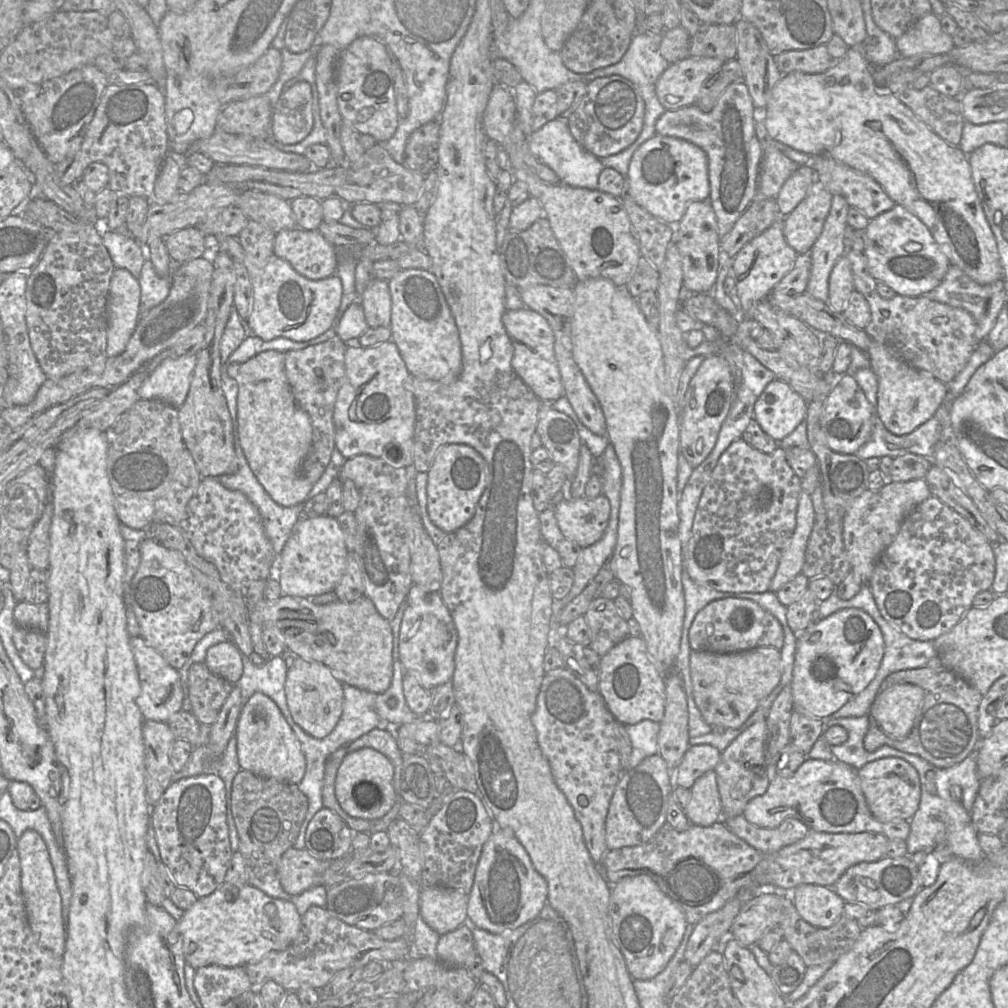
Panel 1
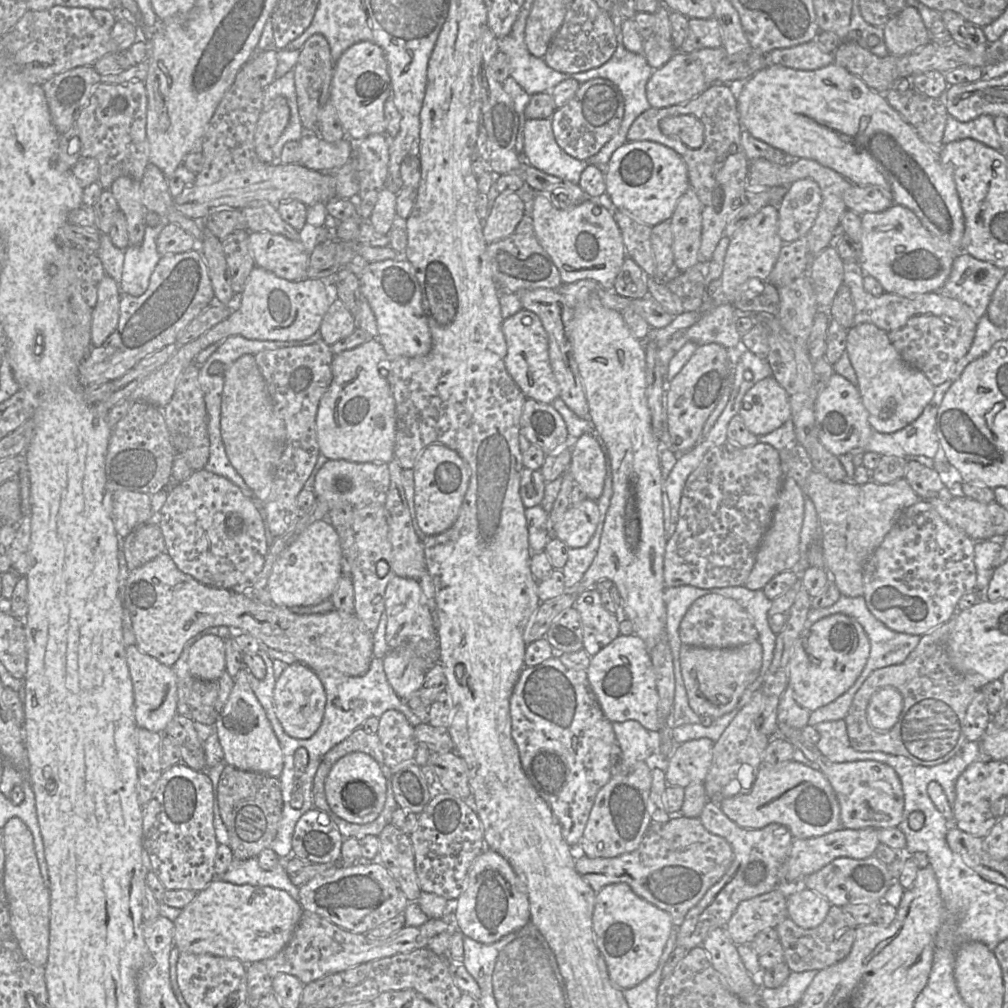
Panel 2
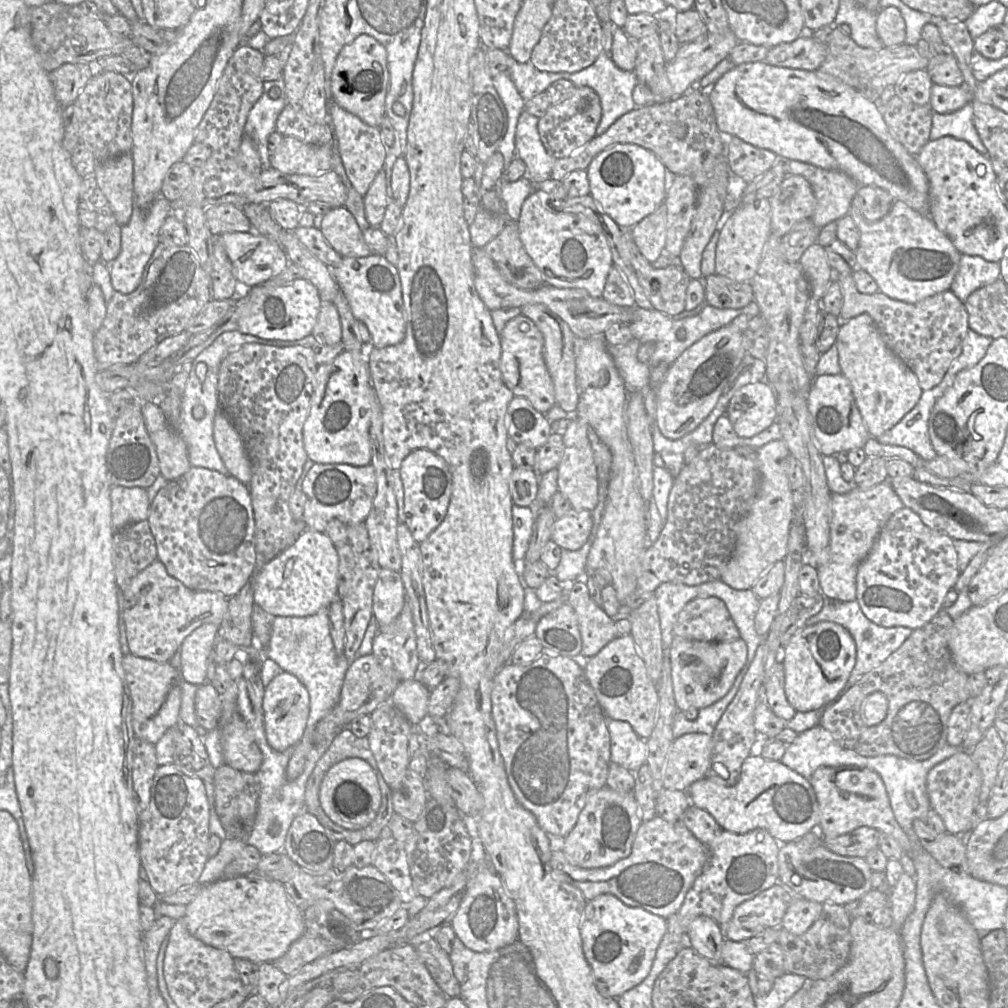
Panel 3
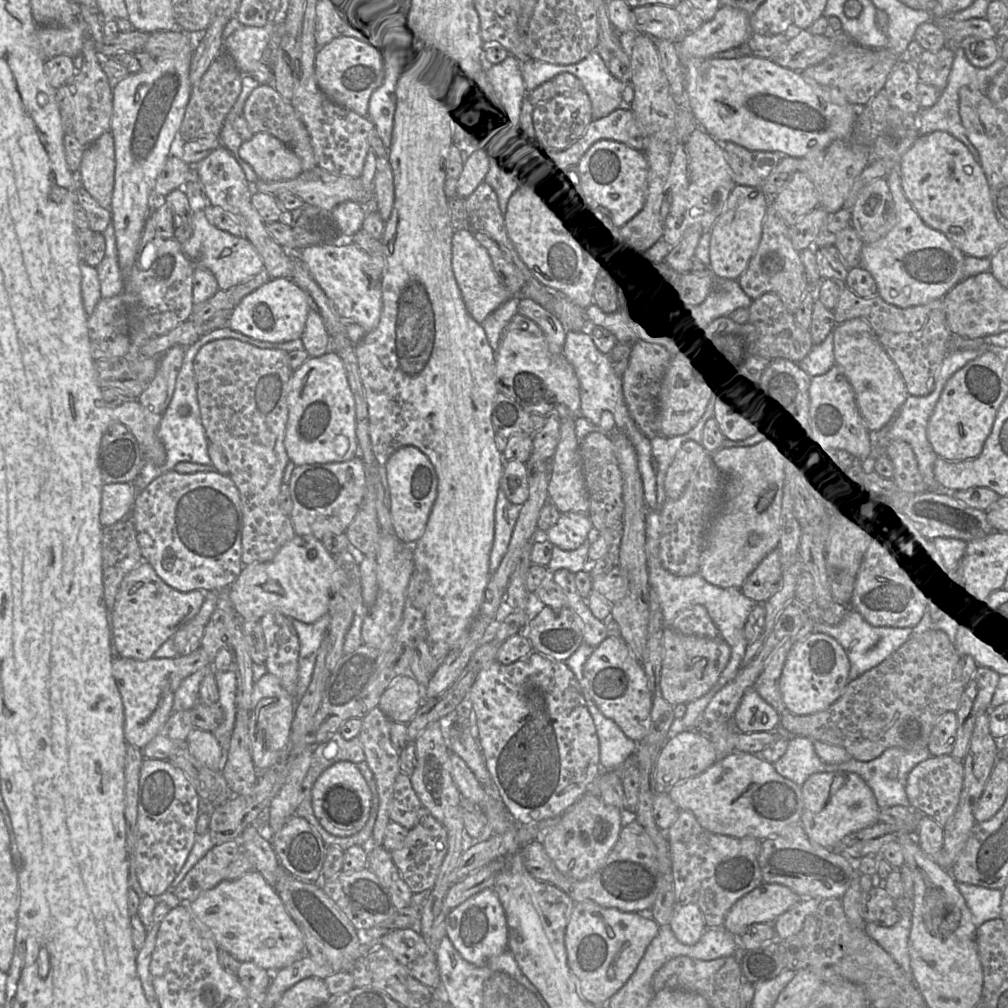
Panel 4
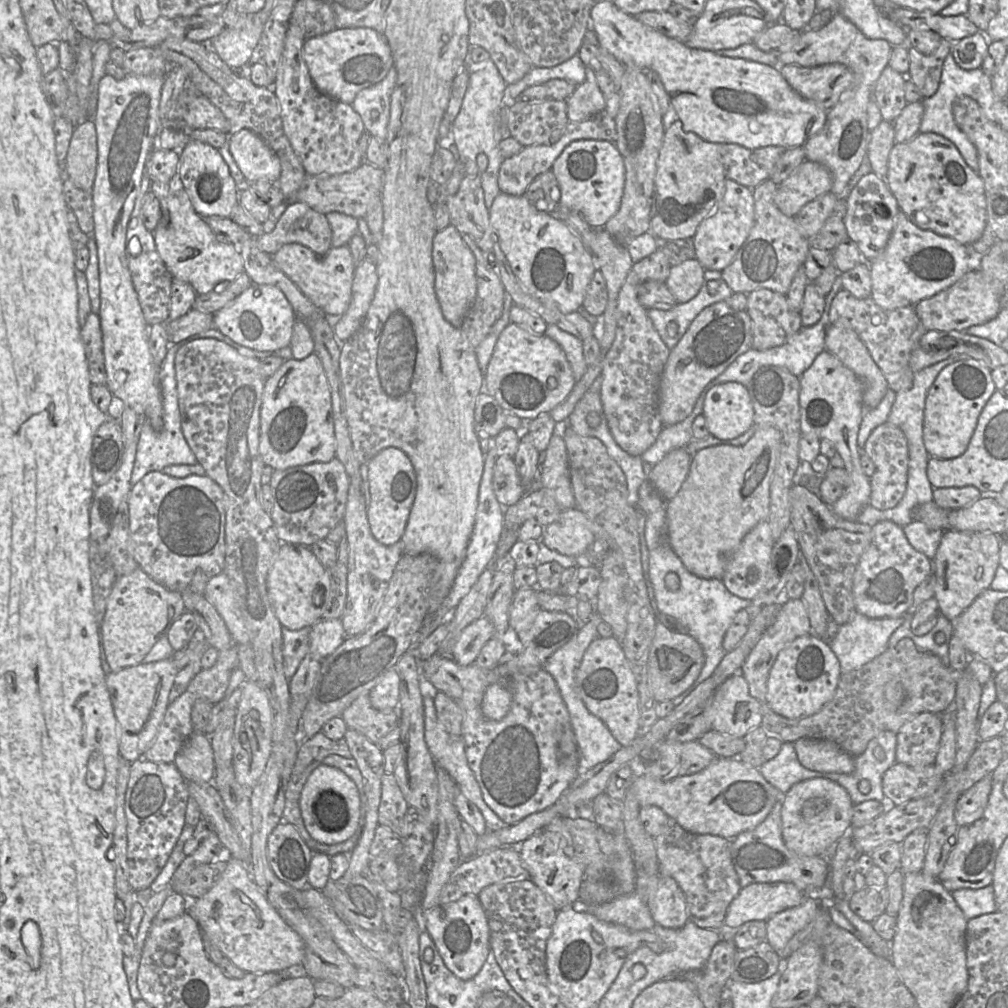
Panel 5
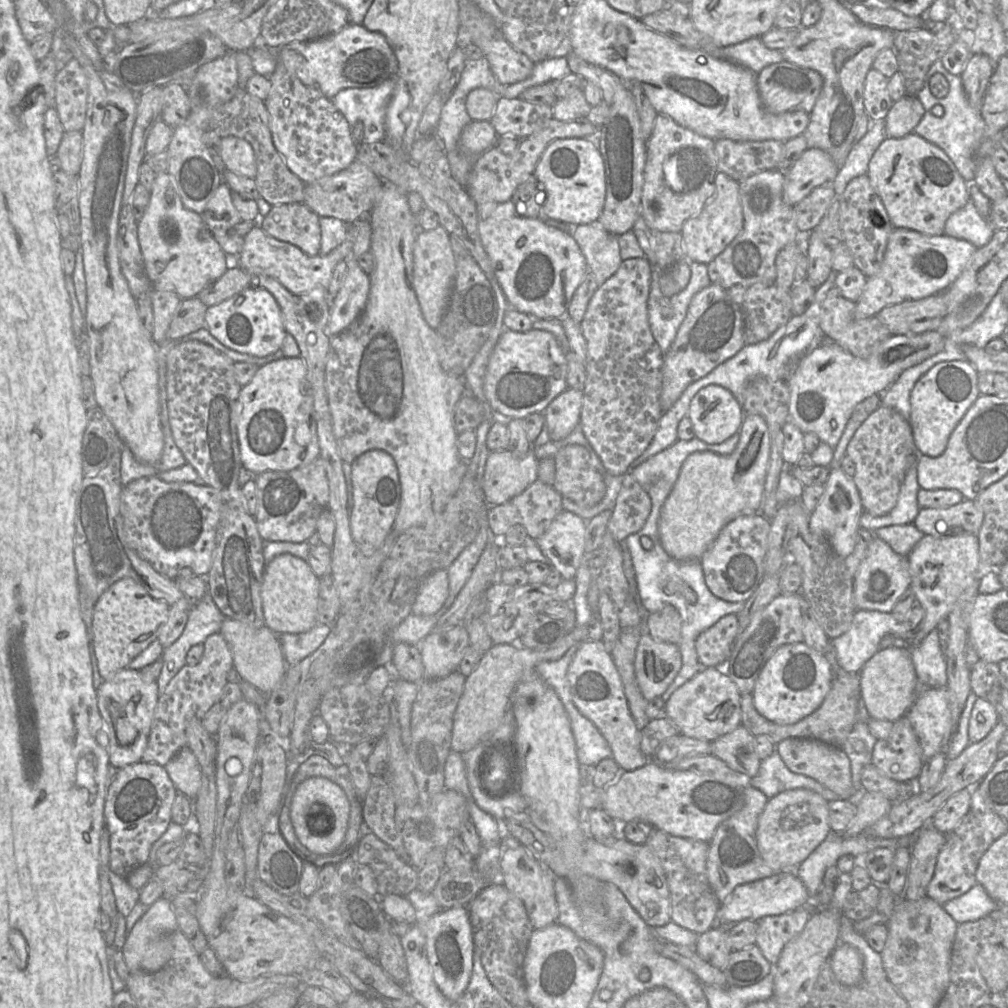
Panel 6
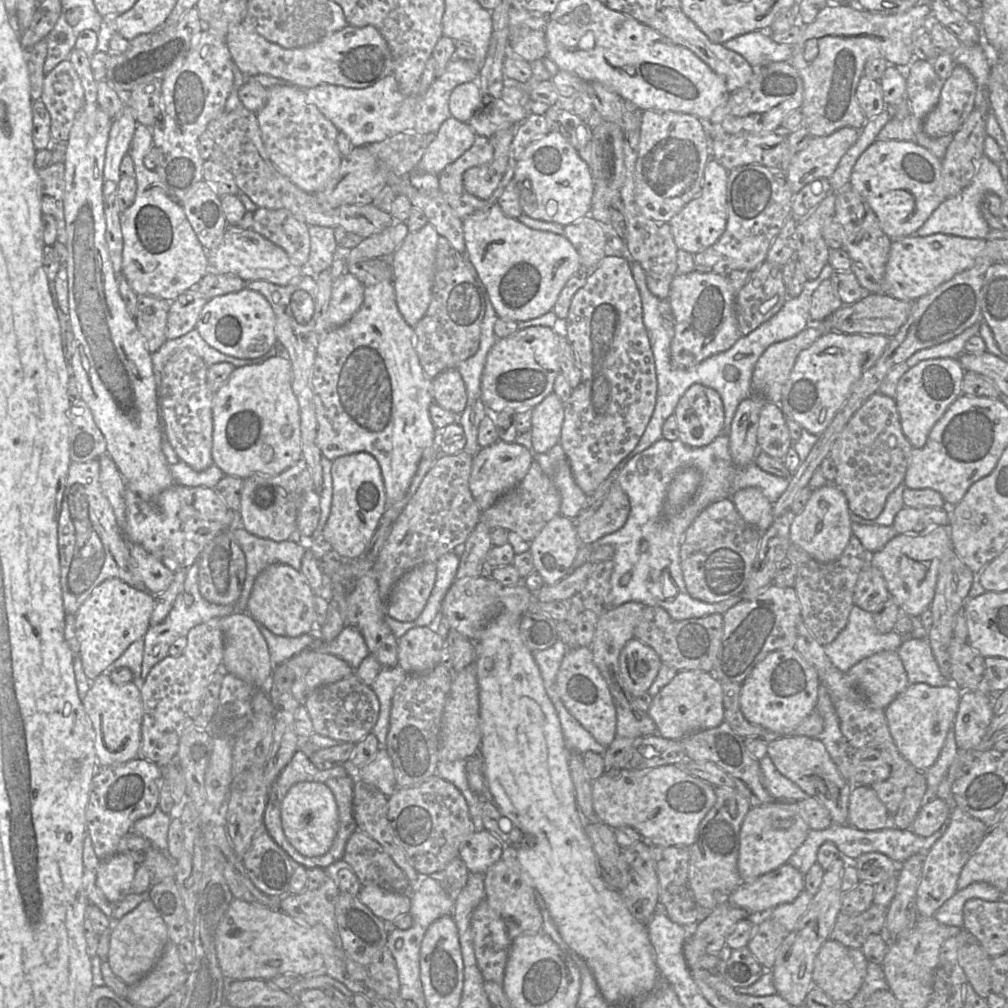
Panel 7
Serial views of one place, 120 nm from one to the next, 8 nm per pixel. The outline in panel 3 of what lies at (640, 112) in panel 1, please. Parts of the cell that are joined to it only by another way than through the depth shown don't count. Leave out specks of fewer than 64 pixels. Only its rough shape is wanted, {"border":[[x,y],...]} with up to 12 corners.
{"border":[[576,87],[539,118],[546,151],[571,156],[596,136],[597,93]]}

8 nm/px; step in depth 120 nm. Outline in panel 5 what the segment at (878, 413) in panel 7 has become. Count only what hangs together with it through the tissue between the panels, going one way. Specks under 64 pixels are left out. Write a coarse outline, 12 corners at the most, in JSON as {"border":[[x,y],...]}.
{"border":[[887,421],[861,450],[875,465],[869,506],[895,507],[907,486],[904,433]]}

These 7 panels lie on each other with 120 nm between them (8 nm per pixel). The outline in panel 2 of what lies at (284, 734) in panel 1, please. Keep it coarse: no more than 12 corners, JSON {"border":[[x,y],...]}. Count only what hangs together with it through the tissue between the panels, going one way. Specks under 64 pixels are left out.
{"border":[[242,668],[214,724],[224,761],[279,778],[280,743]]}

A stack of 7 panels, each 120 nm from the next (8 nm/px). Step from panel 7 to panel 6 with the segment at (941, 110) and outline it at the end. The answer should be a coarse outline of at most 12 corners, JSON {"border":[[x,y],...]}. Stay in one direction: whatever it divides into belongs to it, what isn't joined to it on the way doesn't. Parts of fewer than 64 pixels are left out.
{"border":[[973,54],[960,74],[971,102],[982,102],[995,69]]}

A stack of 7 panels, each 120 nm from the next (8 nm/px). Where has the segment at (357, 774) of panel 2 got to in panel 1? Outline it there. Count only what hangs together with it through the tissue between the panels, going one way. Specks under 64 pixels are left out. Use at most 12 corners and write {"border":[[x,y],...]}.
{"border":[[361,748],[342,761],[335,794],[351,817],[377,820],[395,804],[394,770]]}

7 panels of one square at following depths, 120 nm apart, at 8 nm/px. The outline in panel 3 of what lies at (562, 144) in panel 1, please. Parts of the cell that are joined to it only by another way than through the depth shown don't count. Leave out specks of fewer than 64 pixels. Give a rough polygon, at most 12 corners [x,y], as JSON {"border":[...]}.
{"border":[[524,110],[517,157],[533,182],[551,179],[556,162],[540,139],[538,117]]}

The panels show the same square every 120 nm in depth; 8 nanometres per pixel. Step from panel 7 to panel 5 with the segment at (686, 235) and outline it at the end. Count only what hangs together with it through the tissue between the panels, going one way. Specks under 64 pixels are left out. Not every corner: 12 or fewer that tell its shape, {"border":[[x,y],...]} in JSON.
{"border":[[725,179],[698,226],[695,259],[722,271],[754,224],[753,188]]}

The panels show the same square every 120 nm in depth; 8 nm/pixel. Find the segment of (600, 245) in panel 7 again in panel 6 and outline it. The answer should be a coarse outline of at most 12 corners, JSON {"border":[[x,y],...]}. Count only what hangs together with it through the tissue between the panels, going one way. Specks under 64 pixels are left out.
{"border":[[599,221],[572,236],[598,285],[623,261],[618,236]]}

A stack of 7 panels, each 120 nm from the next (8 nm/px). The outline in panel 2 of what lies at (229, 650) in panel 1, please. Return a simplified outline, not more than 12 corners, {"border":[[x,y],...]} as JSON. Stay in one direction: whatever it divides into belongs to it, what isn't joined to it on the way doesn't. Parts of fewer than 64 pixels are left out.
{"border":[[204,634],[190,647],[192,677],[217,681],[226,641]]}

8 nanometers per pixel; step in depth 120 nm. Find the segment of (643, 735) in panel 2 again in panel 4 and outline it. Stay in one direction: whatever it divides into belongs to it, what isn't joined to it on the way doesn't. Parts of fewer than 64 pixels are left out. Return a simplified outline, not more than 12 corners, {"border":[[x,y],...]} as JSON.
{"border":[[585,699],[599,739],[601,768],[623,767],[636,753],[614,721]]}

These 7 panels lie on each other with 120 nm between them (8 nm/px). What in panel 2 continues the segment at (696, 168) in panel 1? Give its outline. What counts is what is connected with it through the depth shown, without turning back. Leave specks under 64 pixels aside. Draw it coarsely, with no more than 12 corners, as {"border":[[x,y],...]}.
{"border":[[625,142],[605,170],[616,210],[651,227],[690,188],[674,150]]}

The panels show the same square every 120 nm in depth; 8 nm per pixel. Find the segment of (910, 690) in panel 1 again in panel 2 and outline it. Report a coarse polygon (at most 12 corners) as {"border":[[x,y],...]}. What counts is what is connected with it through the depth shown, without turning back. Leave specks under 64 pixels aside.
{"border":[[893,687],[875,692],[867,718],[875,730],[889,730],[903,708]]}

